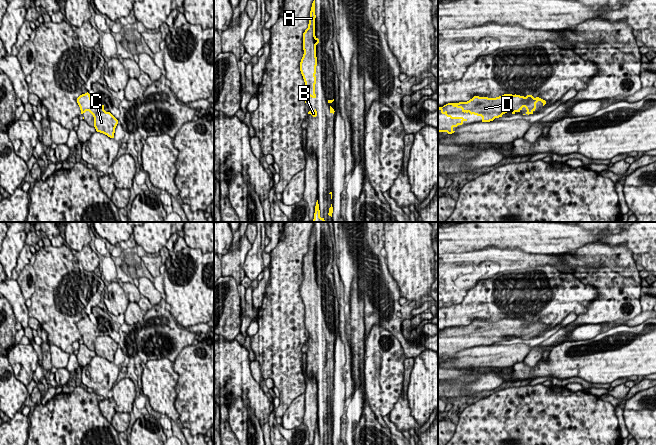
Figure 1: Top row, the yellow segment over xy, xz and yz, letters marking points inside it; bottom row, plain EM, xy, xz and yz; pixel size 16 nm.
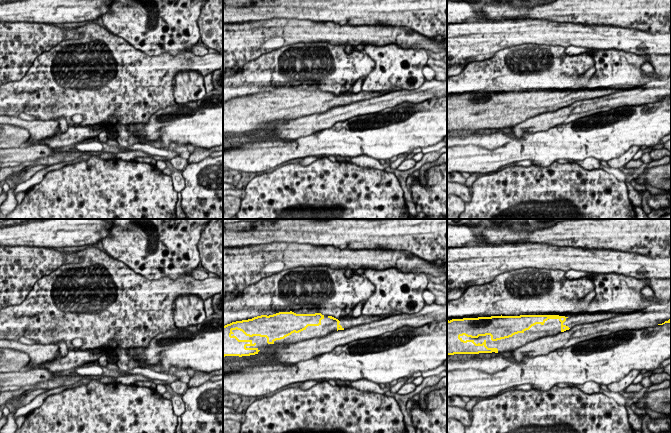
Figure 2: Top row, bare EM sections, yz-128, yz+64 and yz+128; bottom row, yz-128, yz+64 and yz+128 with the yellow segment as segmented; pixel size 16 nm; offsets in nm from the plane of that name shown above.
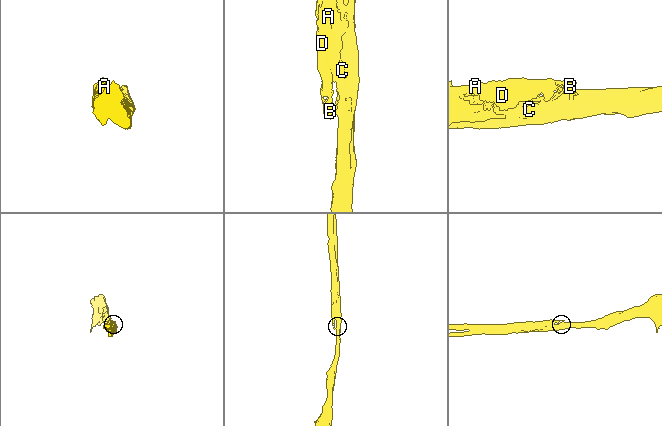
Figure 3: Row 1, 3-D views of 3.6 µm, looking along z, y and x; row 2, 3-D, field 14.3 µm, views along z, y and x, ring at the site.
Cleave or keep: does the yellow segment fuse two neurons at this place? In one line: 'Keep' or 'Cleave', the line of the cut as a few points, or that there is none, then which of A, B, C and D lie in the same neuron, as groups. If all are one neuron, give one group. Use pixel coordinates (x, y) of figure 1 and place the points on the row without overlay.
Cleave. Split along yz (521, 331), (513, 323), (503, 332), (475, 338). Groups: A B D / C

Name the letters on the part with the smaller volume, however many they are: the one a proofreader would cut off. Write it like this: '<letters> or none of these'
A, B, D

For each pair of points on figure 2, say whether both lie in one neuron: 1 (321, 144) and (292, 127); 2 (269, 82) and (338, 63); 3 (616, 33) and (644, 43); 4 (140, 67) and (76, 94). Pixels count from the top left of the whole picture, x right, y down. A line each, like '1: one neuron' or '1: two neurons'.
1: two neurons
2: one neuron
3: one neuron
4: one neuron

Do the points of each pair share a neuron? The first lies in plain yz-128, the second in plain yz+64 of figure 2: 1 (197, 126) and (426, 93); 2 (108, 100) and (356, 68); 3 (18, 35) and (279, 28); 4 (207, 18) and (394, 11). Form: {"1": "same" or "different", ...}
{"1": "different", "2": "same", "3": "same", "4": "same"}

